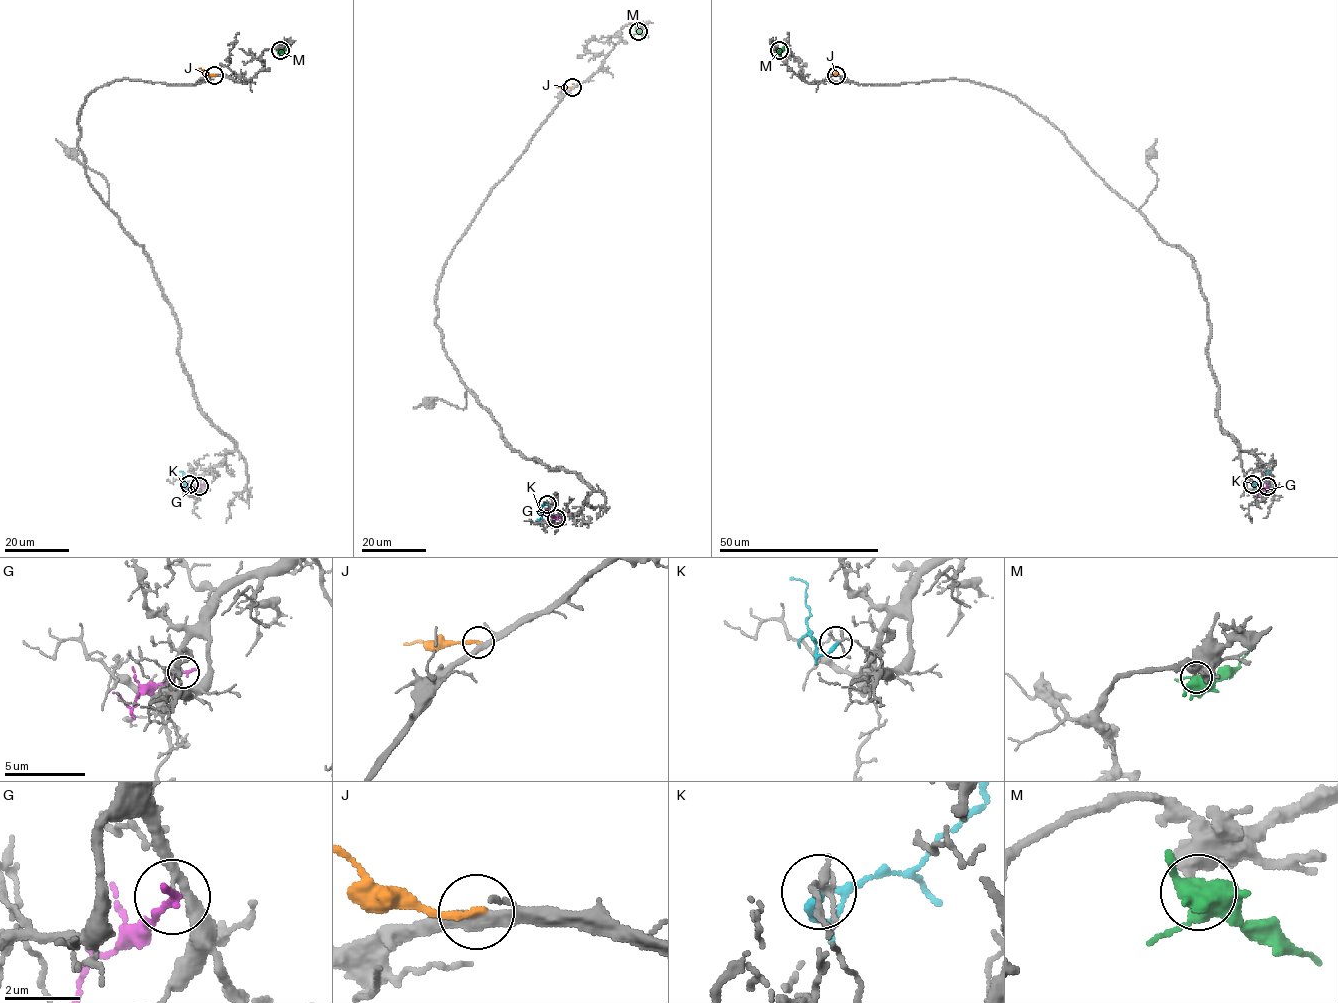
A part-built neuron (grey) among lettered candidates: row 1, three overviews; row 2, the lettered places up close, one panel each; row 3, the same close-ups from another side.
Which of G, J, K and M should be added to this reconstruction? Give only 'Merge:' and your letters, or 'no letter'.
Merge: no letter

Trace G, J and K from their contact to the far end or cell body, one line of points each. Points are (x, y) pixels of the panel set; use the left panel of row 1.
G: (199, 486), (188, 493), (185, 490)
J: (214, 75), (207, 75), (199, 68)
K: (189, 484), (185, 485), (180, 471)

